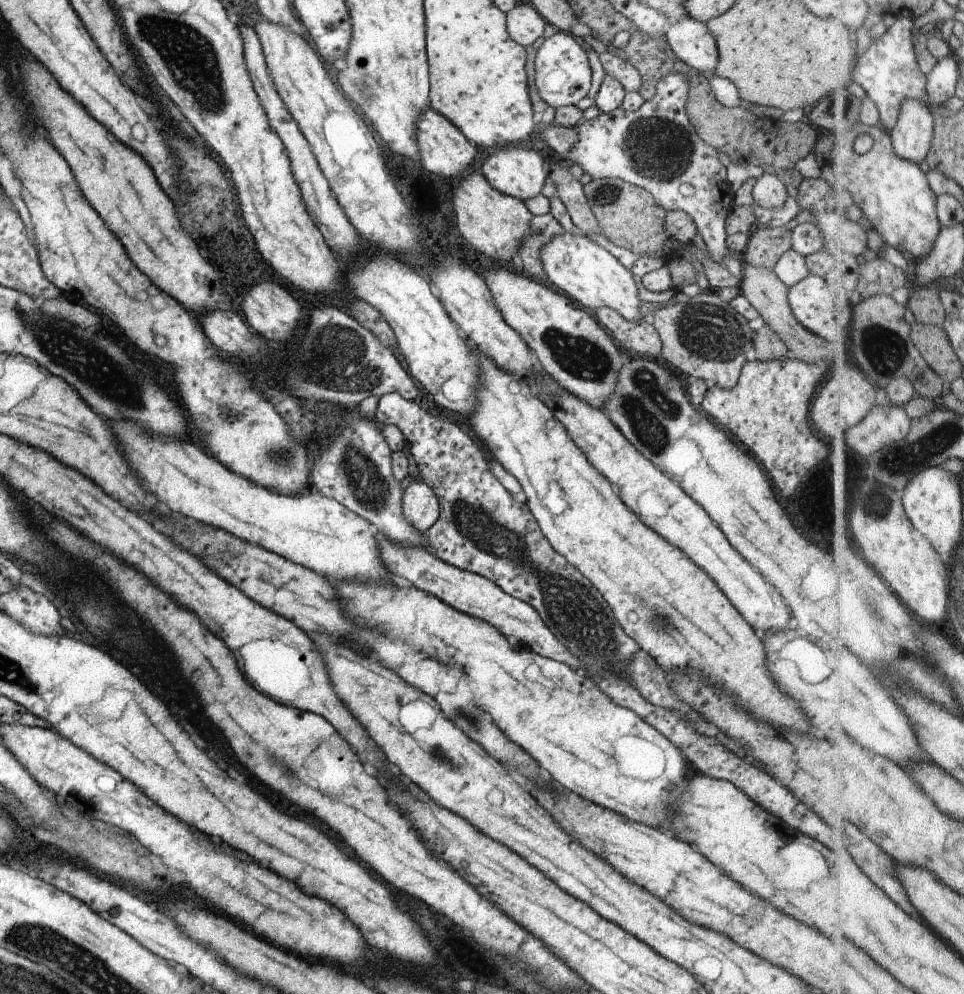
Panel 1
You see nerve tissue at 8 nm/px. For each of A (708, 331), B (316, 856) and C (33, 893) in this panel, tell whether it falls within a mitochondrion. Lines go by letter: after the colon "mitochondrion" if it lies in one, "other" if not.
A: mitochondrion
B: other
C: other

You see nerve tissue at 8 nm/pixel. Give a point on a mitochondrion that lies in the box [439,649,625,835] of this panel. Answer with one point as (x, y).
(463, 714)

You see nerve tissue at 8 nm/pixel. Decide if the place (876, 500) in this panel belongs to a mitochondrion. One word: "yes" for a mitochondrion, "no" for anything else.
yes

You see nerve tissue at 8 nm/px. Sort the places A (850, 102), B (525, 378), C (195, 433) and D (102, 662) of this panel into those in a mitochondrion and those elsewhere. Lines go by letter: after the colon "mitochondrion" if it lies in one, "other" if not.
A: mitochondrion
B: other
C: other
D: other

